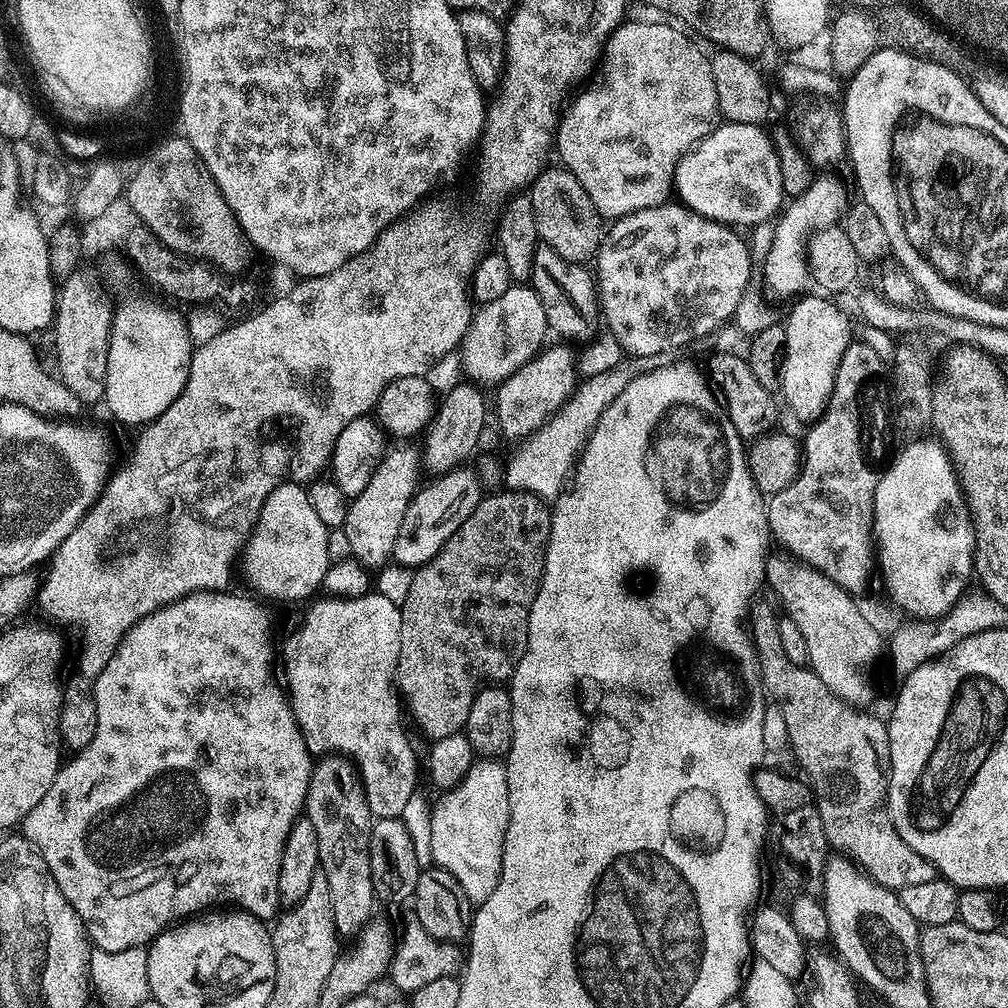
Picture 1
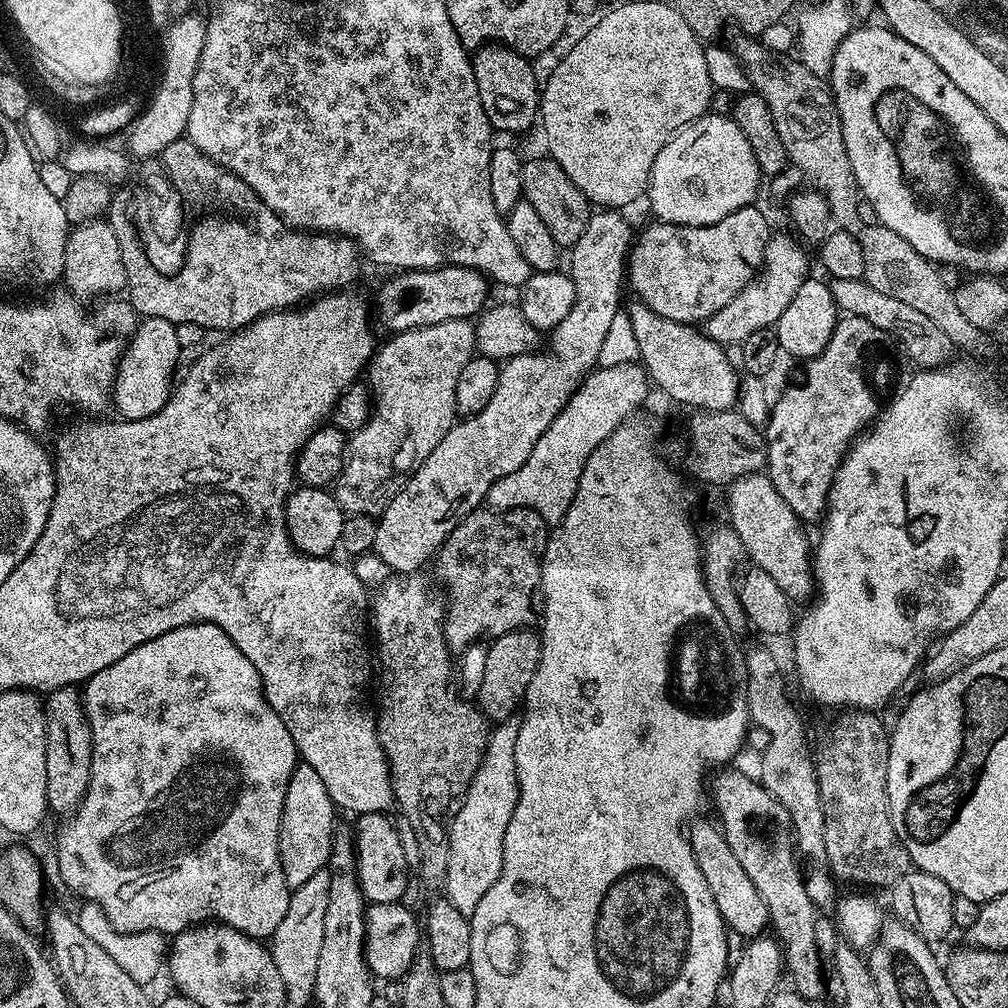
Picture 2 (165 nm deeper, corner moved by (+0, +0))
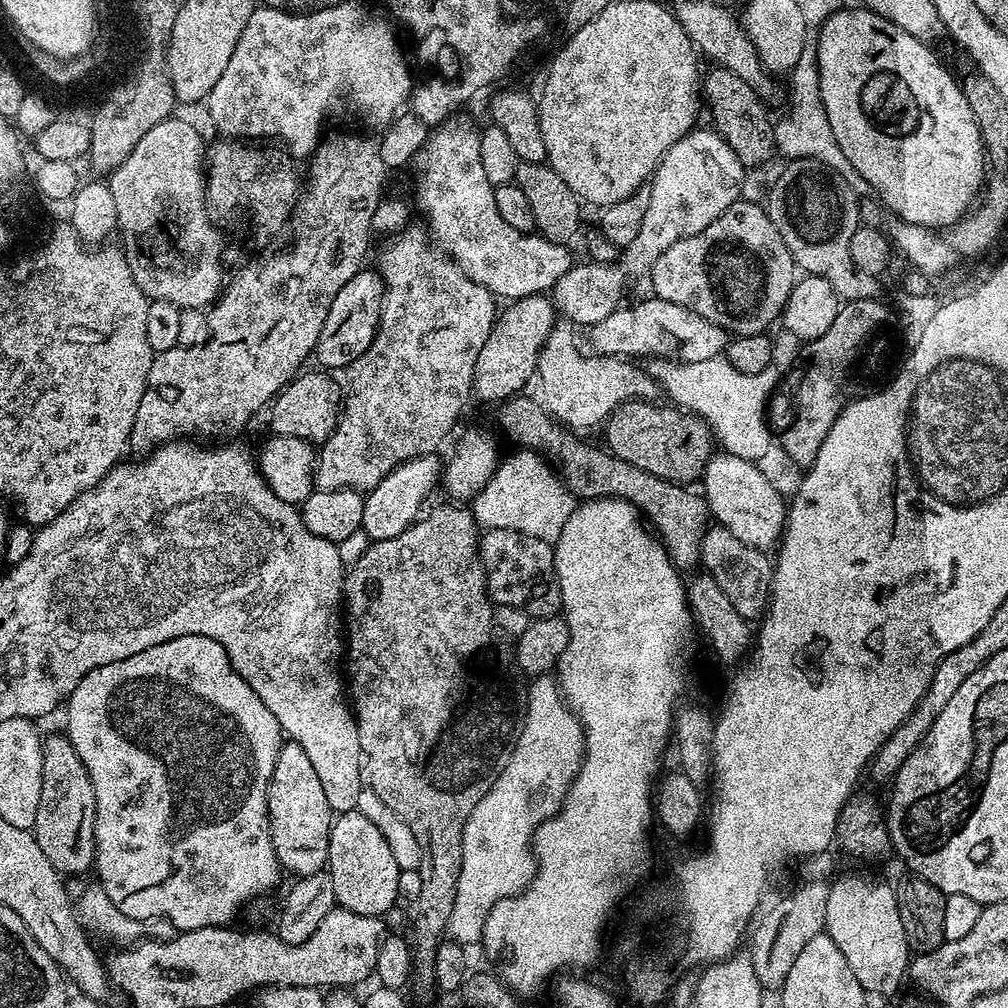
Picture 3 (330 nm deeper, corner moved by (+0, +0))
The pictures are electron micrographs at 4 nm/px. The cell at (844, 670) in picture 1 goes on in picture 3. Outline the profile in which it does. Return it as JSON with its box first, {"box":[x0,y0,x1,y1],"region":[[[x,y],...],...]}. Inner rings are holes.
{"box":[702,454,788,550],"region":[[[716,454],[708,461],[702,477],[702,495],[708,502],[711,519],[725,527],[735,538],[750,547],[763,550],[775,549],[779,545],[788,519],[786,500],[768,481],[759,463],[740,457]]]}

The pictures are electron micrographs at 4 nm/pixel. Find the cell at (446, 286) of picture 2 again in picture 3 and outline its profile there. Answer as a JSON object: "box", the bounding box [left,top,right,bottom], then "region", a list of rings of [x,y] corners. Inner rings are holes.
{"box":[314,270,384,370],"region":[[[361,270],[338,290],[334,302],[330,302],[330,314],[326,314],[326,322],[322,322],[322,334],[316,343],[314,360],[324,370],[336,370],[332,368],[347,369],[349,364],[354,363],[370,346],[376,337],[376,330],[380,326],[380,311],[384,301],[384,283],[379,271]]]}

